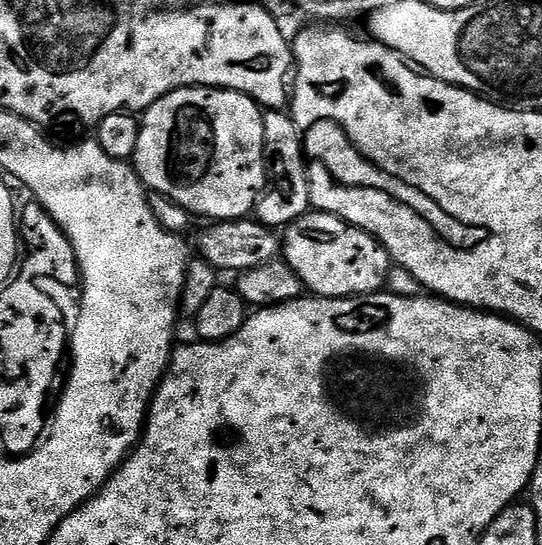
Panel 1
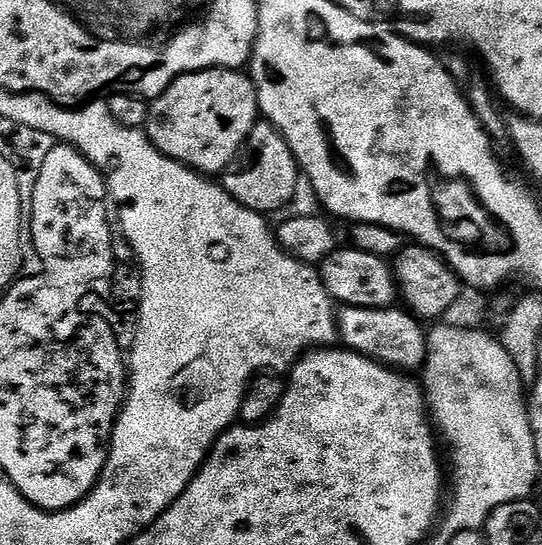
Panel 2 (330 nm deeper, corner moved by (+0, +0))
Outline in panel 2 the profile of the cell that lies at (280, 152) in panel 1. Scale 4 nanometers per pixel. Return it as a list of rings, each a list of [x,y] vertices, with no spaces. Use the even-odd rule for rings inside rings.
[[[257,122],[250,130],[244,147],[223,173],[222,186],[242,206],[261,214],[280,212],[296,196],[296,187],[302,184],[300,165],[290,146],[270,122]]]

